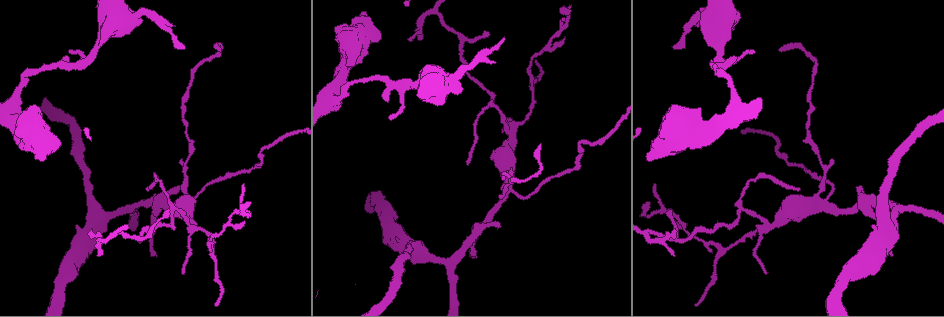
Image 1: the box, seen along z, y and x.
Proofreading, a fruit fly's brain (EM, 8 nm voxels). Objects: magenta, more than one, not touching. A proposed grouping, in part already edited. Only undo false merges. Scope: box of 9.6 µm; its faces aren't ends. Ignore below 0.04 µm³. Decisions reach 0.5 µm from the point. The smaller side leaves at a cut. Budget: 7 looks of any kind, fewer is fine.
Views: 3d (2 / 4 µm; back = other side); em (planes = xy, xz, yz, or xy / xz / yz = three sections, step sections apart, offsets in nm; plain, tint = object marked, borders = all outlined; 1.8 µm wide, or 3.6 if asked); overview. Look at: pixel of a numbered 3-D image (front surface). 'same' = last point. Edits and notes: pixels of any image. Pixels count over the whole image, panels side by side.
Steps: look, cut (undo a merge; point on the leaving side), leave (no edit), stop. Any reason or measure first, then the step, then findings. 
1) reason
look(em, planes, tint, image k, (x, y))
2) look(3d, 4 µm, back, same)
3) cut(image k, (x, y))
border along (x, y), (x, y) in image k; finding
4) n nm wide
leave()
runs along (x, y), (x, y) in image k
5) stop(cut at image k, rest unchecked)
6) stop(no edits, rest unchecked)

four or more arms meet
look(em, xy, step 16, tint, image 1, (430, 258))

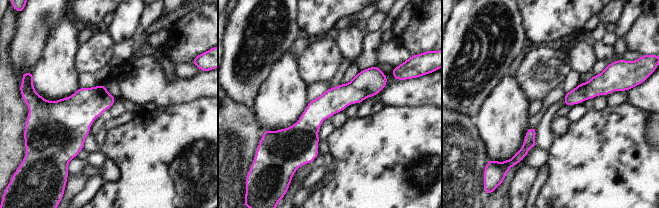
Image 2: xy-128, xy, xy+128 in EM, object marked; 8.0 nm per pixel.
another direction
look(em, planes, tint, same)

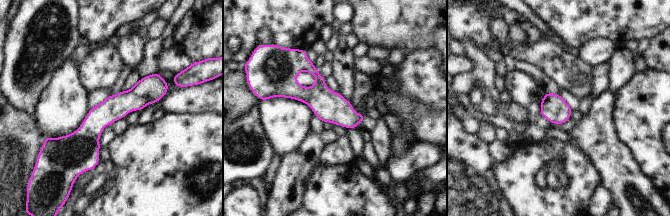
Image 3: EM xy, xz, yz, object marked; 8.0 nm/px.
leave()
one neuron here

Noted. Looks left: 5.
sudden change in width
look(3d, 4 µm, back, image 1, (674, 138))

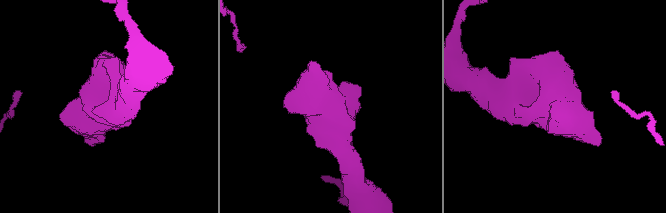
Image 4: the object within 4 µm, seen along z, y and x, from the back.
look(em, 3.6 µm, xy, step 8, tint, image 4, (329, 105))

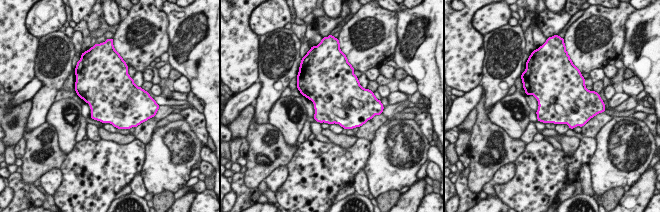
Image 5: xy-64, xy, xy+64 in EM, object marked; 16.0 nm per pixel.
cut it another way
look(em, 3.6 µm, yz, step 4, tint, same)

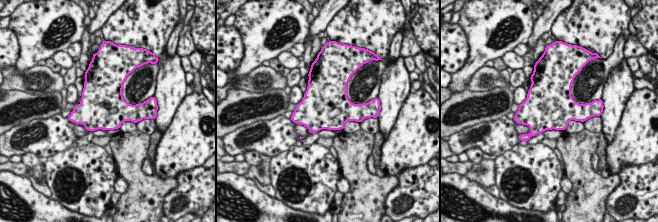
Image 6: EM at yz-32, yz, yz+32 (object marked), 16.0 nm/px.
leave()
all the same neuron

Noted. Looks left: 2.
small branch off a trunk
look(em, planes, plain, image 1, (766, 225))

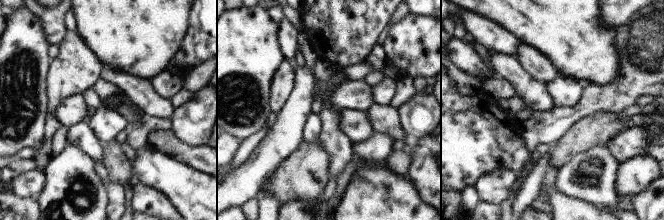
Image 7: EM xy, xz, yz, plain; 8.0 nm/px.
with the object marked
look(em, planes, tint, same)

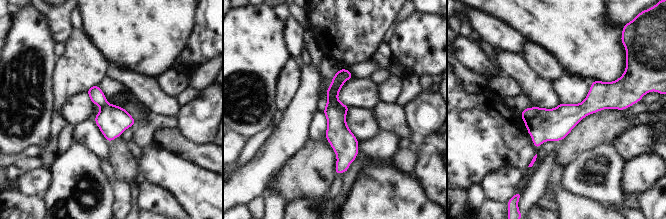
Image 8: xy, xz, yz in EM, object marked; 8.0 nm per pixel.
180 nm wide
leave()
all the same neuron

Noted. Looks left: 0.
stop(no edits, rest unchecked)

